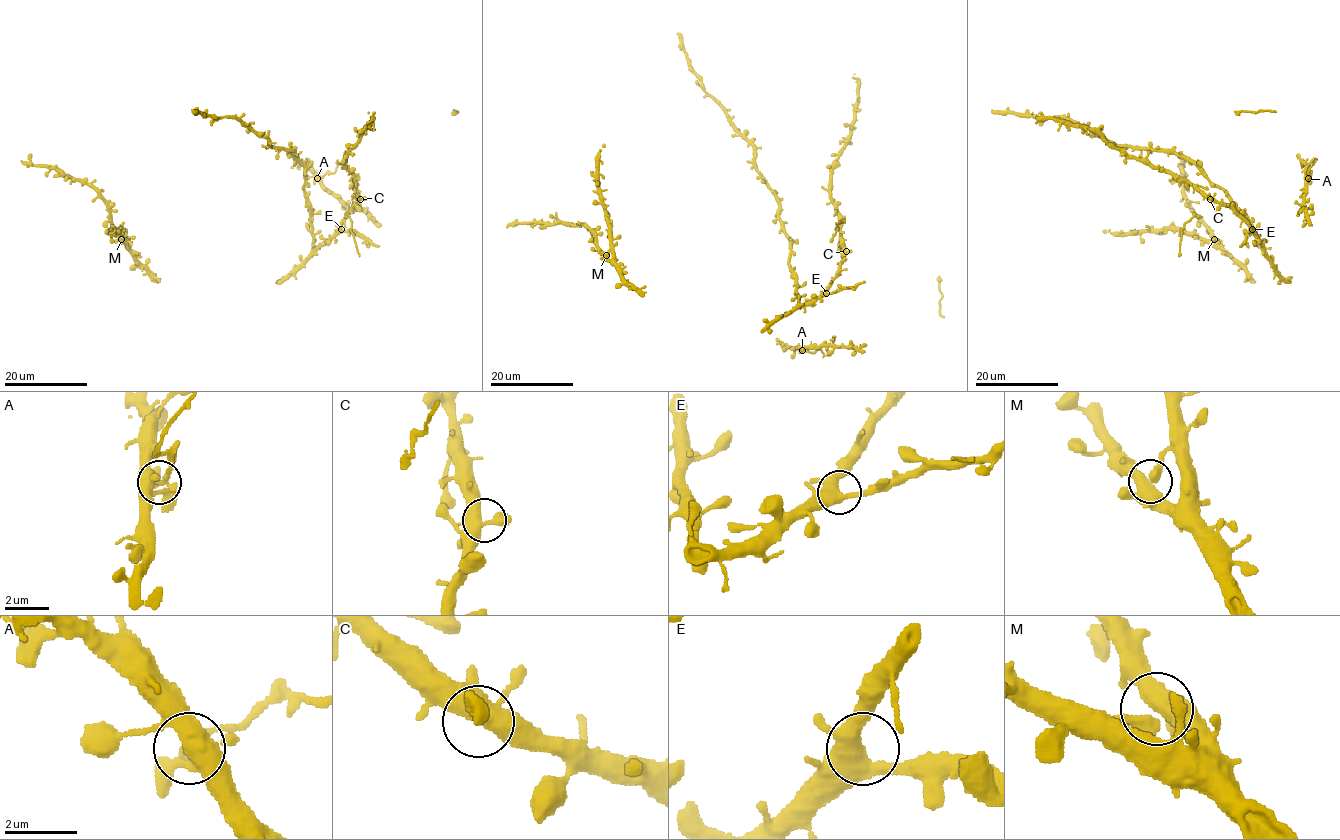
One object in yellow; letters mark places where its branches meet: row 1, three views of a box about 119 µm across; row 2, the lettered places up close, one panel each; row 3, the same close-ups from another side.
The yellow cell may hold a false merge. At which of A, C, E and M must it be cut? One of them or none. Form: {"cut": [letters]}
{"cut": ["A"]}

